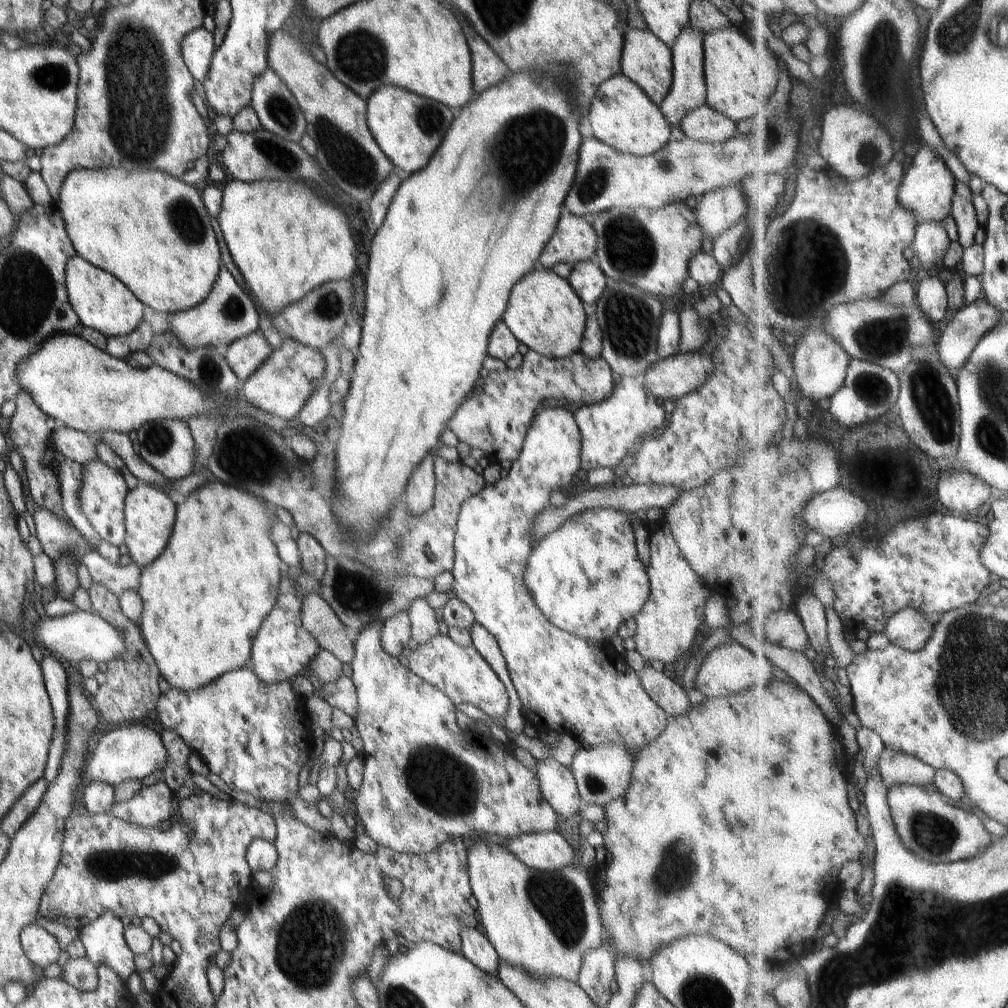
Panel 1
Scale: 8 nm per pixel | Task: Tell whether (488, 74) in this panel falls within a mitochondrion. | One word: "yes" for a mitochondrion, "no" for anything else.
no

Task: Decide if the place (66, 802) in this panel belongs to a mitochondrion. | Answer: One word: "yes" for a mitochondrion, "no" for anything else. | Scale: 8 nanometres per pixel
no

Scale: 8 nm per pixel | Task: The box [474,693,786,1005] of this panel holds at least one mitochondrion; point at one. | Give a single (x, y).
(555, 899)

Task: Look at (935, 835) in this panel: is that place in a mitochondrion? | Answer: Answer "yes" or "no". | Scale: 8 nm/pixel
yes

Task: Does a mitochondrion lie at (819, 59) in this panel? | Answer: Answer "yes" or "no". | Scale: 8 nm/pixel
no

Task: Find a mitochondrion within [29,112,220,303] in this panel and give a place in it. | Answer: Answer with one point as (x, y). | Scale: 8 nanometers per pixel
(184, 219)

